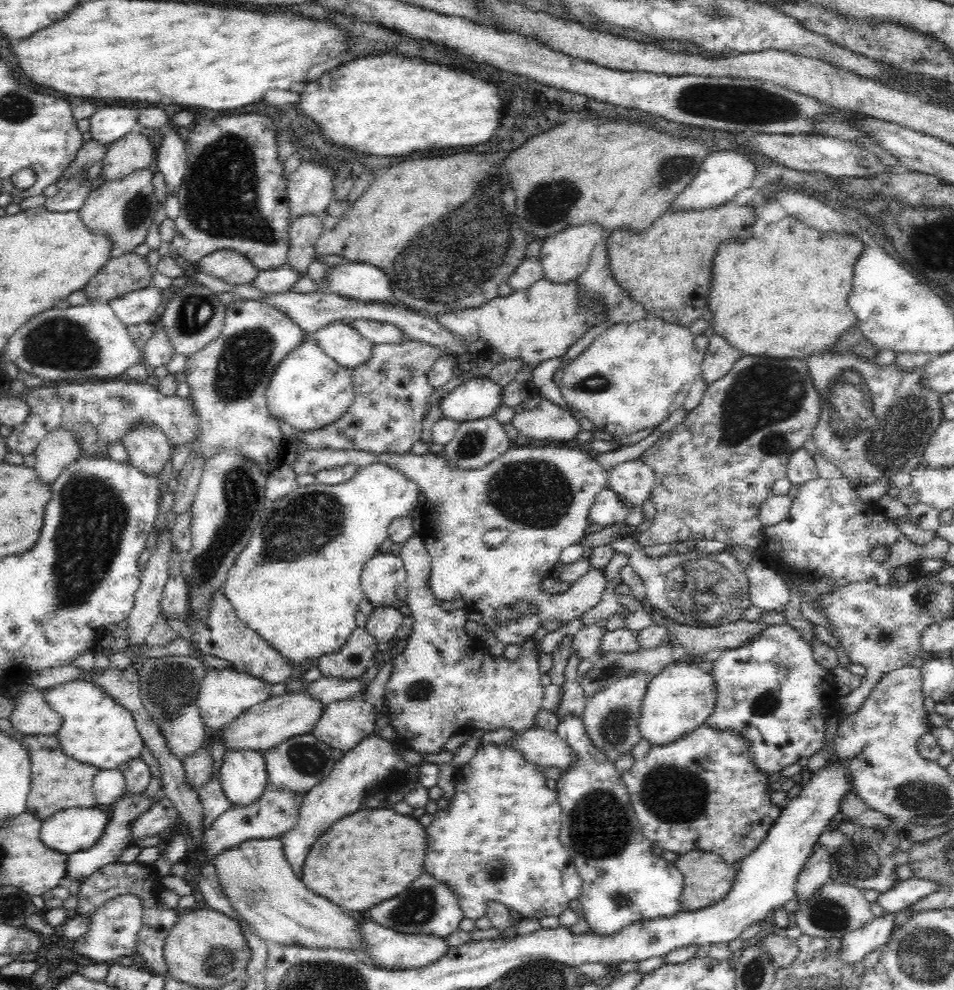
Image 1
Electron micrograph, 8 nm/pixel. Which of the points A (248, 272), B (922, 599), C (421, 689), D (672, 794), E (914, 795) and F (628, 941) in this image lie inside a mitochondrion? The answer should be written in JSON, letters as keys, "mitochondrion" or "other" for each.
{"A":"other","B":"mitochondrion","C":"mitochondrion","D":"mitochondrion","E":"mitochondrion","F":"other"}

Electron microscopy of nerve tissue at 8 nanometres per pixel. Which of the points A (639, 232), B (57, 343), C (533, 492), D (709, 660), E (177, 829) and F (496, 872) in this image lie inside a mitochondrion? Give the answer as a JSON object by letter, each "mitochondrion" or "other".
{"A":"other","B":"mitochondrion","C":"mitochondrion","D":"other","E":"other","F":"mitochondrion"}

